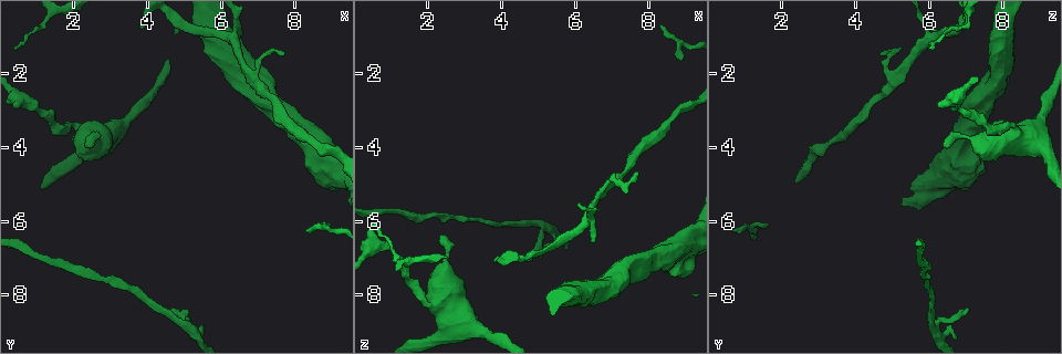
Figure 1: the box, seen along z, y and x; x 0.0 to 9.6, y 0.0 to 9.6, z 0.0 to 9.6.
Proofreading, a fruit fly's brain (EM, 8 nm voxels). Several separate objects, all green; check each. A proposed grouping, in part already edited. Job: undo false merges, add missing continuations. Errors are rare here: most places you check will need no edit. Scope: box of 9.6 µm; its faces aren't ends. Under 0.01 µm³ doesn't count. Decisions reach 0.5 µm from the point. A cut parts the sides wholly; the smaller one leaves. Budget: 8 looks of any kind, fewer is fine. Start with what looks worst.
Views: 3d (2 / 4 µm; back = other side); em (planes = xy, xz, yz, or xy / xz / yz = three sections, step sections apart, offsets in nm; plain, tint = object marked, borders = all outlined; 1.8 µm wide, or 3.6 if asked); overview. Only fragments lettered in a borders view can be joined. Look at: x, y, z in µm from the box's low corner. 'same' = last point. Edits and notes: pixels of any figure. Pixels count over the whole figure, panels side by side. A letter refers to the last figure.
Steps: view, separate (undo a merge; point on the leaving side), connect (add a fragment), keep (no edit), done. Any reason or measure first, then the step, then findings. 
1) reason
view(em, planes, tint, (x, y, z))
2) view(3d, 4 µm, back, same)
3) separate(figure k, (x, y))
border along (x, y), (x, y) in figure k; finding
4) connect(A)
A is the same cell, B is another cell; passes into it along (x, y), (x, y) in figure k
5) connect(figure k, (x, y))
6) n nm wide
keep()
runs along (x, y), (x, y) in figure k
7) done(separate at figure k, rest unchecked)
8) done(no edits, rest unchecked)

view(3d, 4 µm, (2.20, 3.50, 8.25))

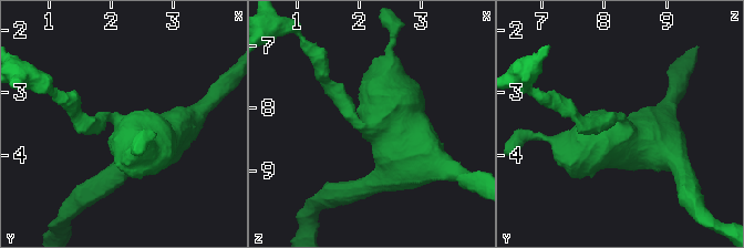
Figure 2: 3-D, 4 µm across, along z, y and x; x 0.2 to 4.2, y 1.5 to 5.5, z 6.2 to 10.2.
view(em, 3.6 µm, planes, borders, (2.15, 3.50, 8.25))

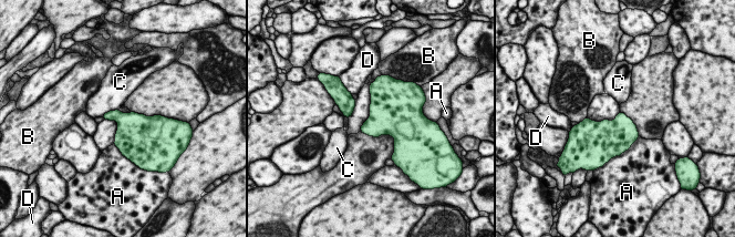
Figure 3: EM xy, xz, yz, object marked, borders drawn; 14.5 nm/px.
keep()
A, B, C and D are other cells; all the same cell

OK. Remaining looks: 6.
free end
view(em, xy, step 16, borders, (2.35, 4.00, 6.55))

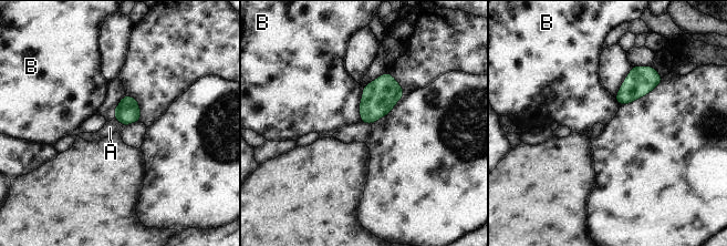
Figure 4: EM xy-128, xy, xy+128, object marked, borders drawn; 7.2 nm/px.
another direction
view(em, planes, borders, same)

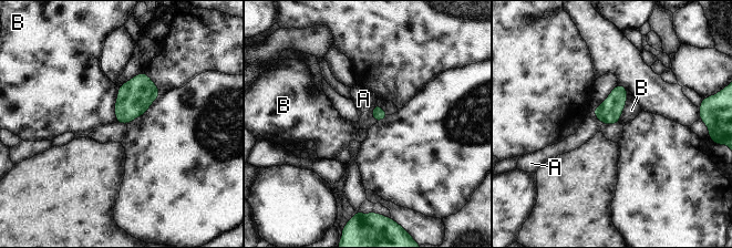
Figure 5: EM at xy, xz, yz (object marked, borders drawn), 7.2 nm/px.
keep()
A and B are other cells; border along (119, 88), (114, 107), (115, 121) in figure 5; no lettered fragment goes on from it

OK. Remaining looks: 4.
branch stops here
view(3d, 2 µm, (3.80, 0.75, 7.10))

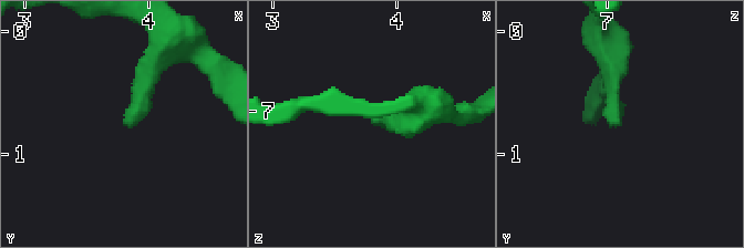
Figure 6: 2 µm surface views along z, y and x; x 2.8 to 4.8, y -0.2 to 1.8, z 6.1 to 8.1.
now the EM
view(em, planes, tint, (3.82, 0.76, 7.12))

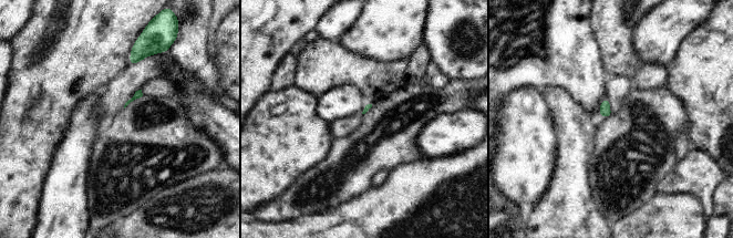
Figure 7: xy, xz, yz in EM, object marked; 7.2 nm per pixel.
see the neighbours
view(em, planes, borders, same)

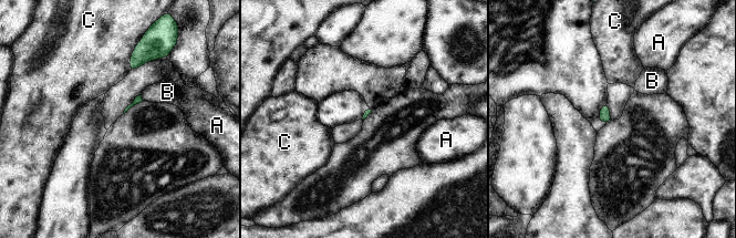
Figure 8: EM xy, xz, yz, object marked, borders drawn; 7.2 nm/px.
keep()
A, B and C are other cells; border along (141, 95), (143, 100) in figure 8; no lettered fragment goes on from it

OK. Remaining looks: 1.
done(no edits, rest unchecked)

